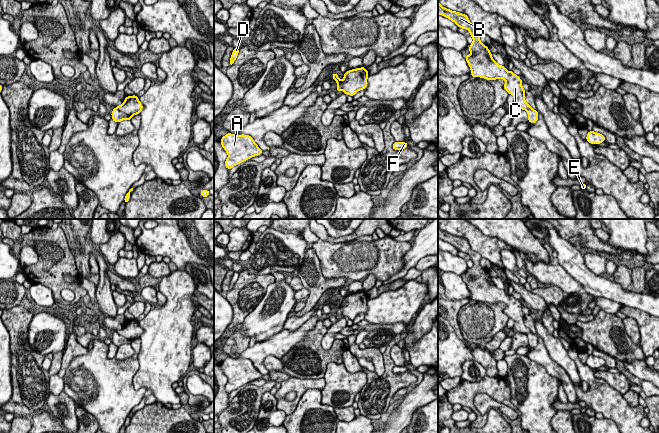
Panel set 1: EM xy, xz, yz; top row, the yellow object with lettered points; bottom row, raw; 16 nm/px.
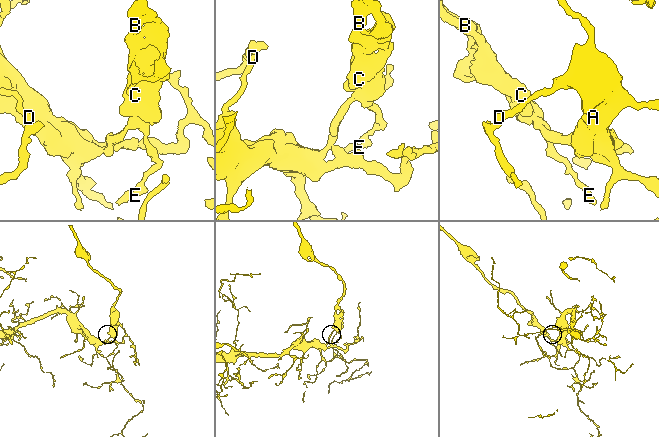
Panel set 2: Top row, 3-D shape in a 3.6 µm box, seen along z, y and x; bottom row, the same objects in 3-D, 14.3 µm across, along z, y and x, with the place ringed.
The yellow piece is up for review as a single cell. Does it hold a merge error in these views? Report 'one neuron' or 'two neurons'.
two neurons

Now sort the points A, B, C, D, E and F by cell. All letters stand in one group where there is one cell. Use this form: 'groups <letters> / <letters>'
groups A D E F / B C

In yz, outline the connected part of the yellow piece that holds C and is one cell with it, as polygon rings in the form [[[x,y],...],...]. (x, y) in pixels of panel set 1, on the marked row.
[[[439,0],[438,14],[450,19],[459,28],[467,29],[470,32],[473,43],[470,44],[468,49],[472,55],[466,54],[466,61],[471,69],[471,76],[481,77],[487,80],[504,79],[506,83],[503,88],[515,98],[514,107],[526,111],[532,109],[525,101],[525,90],[522,87],[520,77],[512,71],[507,71],[505,66],[496,63],[488,47],[480,41],[481,31],[471,24],[468,16],[442,7]]]

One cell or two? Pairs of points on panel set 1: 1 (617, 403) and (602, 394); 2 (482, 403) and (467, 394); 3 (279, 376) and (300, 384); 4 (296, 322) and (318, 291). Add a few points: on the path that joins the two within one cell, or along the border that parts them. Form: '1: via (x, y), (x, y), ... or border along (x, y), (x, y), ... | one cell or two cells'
1: via (613, 403), (606, 398) | one cell
2: border along (497, 400), (486, 394), (477, 394), (473, 405) | two cells
3: border along (290, 377), (280, 383) | two cells
4: border along (313, 307), (303, 314), (295, 316) | two cells

